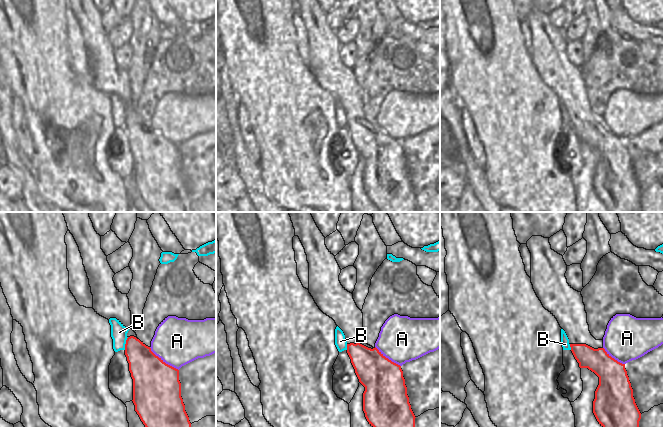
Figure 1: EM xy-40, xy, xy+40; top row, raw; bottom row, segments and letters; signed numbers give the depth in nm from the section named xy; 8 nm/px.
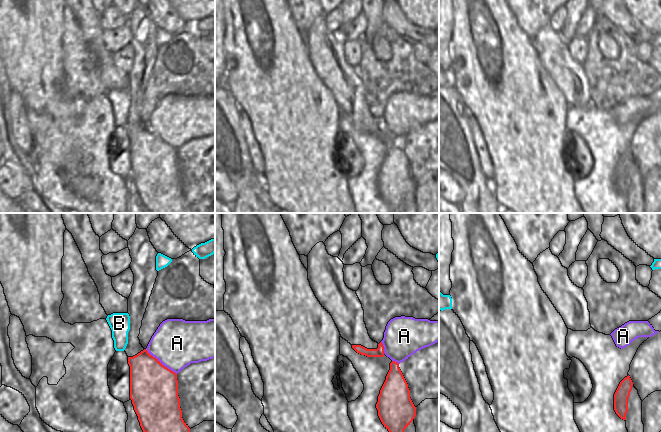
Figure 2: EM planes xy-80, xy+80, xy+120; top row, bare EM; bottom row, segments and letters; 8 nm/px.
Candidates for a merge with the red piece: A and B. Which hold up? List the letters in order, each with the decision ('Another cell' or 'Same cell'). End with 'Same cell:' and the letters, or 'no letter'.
A: Another cell
B: Another cell
Same cell: no letter

